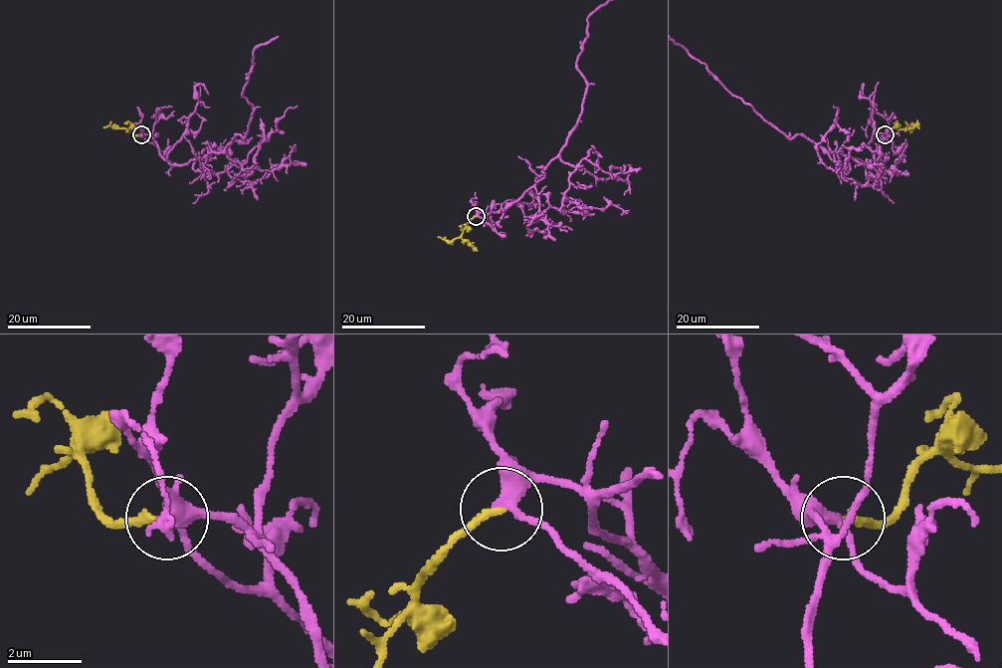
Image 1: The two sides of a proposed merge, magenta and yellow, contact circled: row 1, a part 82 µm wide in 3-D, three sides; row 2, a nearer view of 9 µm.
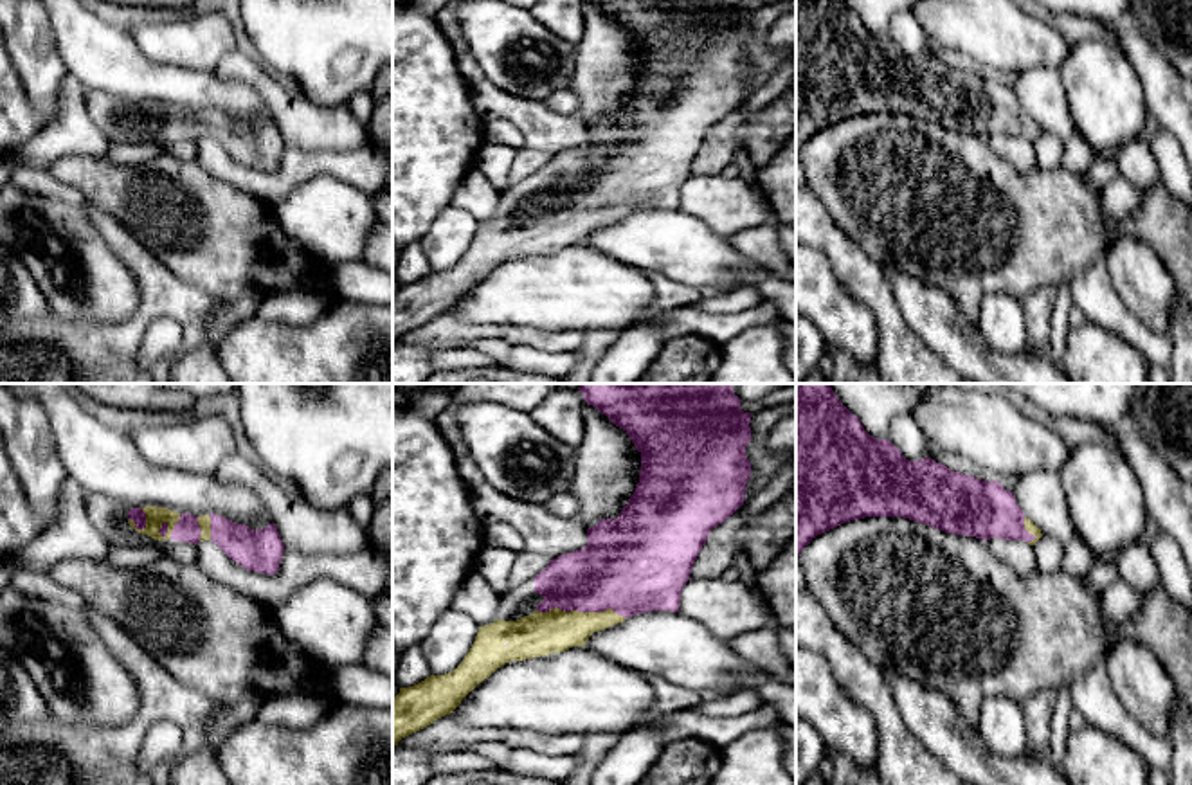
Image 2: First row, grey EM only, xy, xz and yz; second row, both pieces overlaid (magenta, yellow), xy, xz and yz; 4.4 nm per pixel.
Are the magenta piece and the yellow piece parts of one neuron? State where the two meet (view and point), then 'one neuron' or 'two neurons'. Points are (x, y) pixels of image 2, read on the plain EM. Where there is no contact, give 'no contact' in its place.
contact xz (582, 207); one neuron

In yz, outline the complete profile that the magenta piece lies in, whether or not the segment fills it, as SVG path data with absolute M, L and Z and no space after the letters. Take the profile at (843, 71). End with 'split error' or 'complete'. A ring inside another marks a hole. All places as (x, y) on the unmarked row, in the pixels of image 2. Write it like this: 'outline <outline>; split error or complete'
outline M796 0L796 151L817 131L864 113L904 113L981 137L1034 142L1043 133L999 77L954 68L931 54L908 58L889 36L870 32L843 0Z; split error

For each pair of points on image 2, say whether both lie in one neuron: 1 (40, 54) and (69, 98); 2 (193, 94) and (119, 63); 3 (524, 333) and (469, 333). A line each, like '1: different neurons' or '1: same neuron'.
1: different neurons
2: same neuron
3: same neuron

